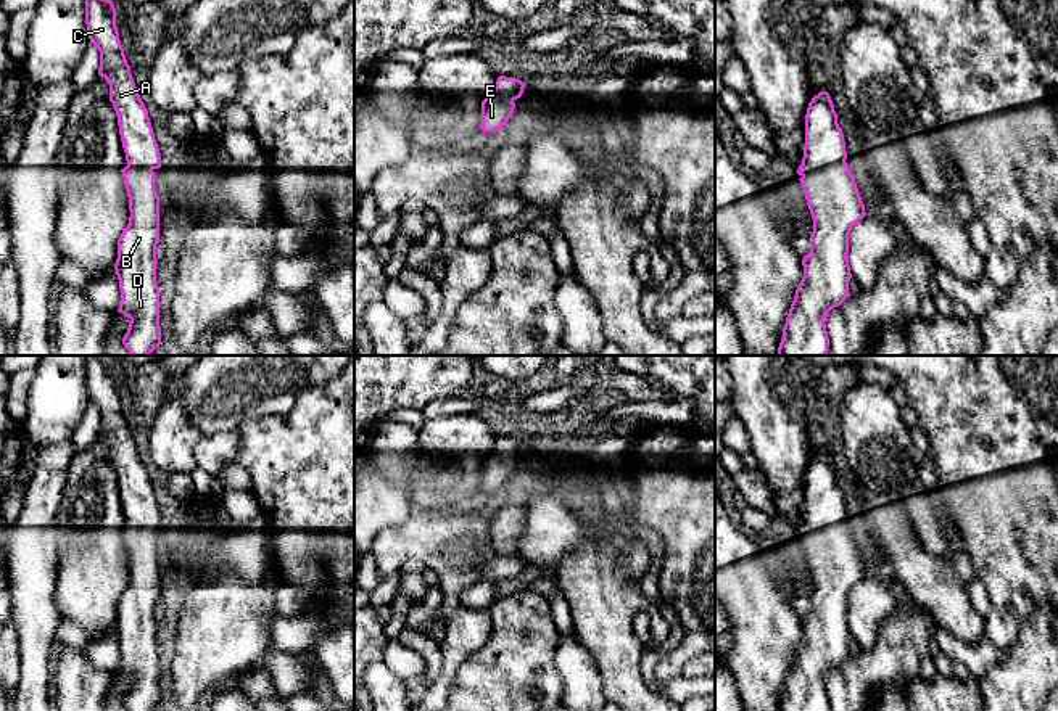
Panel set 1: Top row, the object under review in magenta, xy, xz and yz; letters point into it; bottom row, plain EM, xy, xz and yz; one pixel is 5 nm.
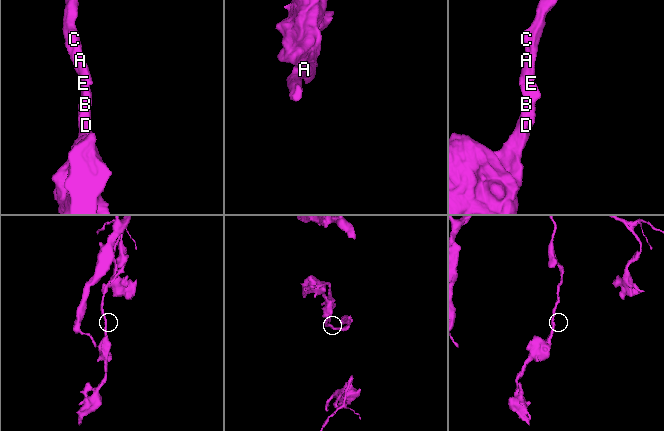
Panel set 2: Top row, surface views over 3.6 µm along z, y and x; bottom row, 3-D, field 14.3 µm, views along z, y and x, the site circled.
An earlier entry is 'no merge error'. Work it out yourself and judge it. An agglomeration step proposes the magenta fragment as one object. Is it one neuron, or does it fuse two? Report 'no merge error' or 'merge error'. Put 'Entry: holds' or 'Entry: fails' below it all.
no merge error
Entry: holds

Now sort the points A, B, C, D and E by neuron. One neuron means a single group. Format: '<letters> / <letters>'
A B C D E

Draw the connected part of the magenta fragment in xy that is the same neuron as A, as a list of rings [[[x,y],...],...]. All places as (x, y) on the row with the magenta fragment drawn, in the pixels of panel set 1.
[[[85,0],[90,43],[100,51],[98,76],[110,84],[127,166],[121,169],[129,196],[129,224],[118,240],[114,273],[119,280],[118,312],[130,319],[122,338],[130,356],[148,356],[161,344],[156,245],[159,241],[159,196],[155,169],[159,148],[148,111],[137,92],[116,27],[111,0]]]

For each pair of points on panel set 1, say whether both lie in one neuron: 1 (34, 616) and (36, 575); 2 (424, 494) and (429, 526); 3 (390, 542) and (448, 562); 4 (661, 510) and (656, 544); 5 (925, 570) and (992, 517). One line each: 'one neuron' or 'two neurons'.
1: one neuron
2: two neurons
3: one neuron
4: two neurons
5: two neurons

